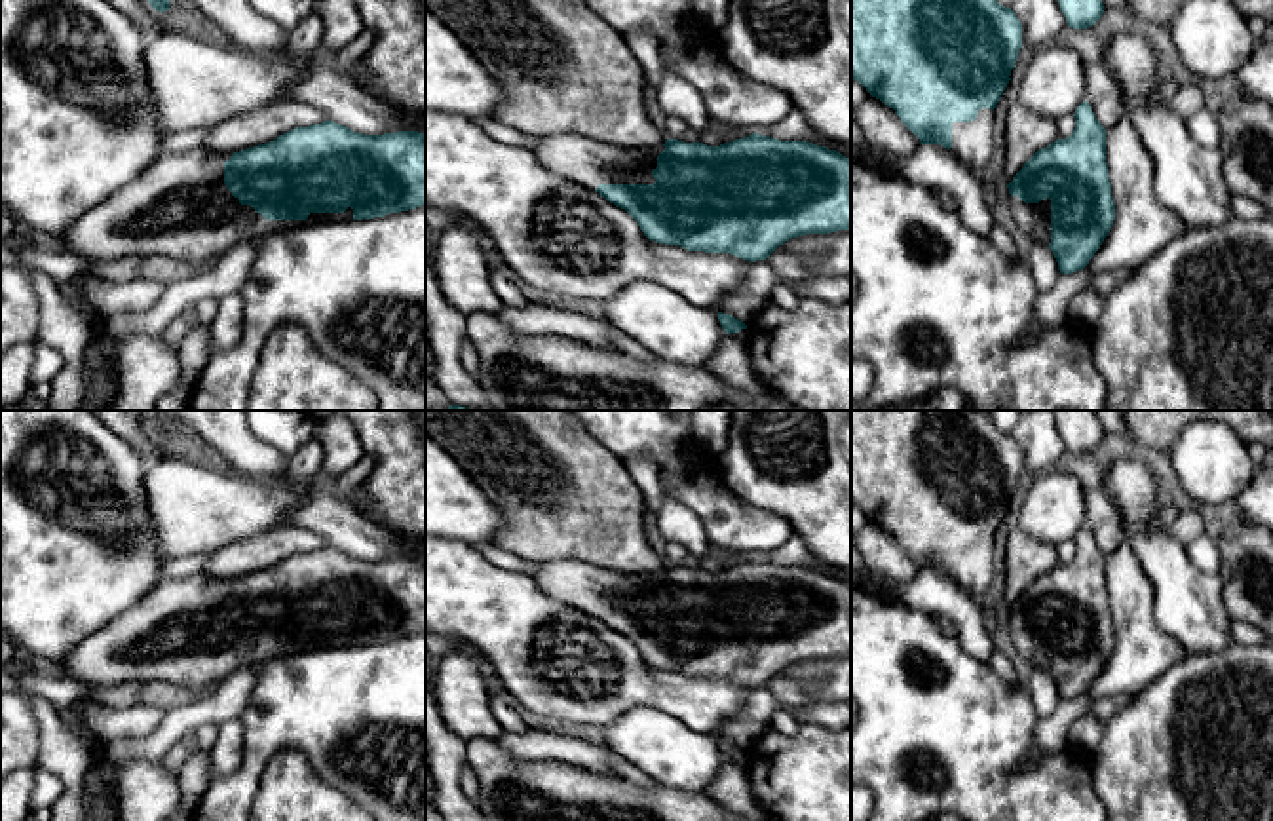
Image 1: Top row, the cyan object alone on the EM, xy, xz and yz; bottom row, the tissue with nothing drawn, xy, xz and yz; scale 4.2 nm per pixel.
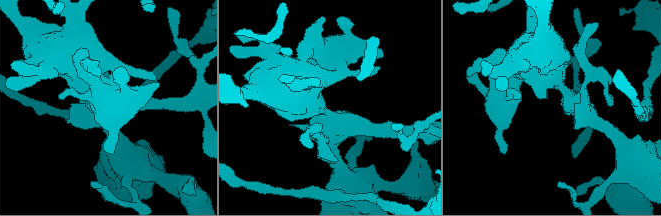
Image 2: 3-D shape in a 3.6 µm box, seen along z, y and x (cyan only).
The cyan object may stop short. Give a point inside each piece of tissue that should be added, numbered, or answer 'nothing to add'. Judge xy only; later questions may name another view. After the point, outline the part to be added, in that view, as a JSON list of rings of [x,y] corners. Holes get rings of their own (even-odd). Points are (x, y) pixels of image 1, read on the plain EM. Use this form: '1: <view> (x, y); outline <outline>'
1: xy (179, 631); outline [[[205,574],[160,582],[63,659],[42,667],[76,678],[89,692],[127,680],[167,680],[203,690],[238,669],[287,654],[353,646],[352,633],[344,639],[310,639],[306,646],[264,644],[226,614],[224,587],[230,582]]]

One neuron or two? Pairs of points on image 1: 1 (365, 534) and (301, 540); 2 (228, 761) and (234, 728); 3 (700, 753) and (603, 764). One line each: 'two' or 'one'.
1: two
2: one
3: two

